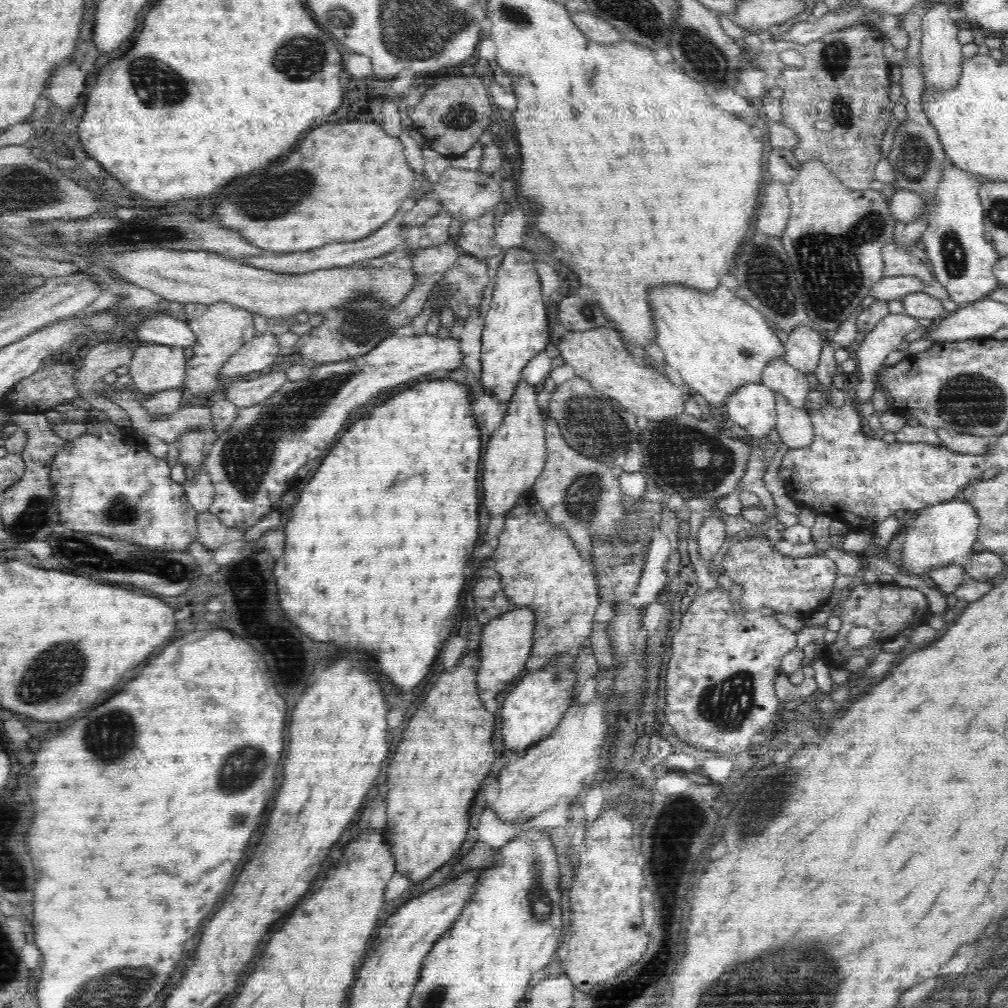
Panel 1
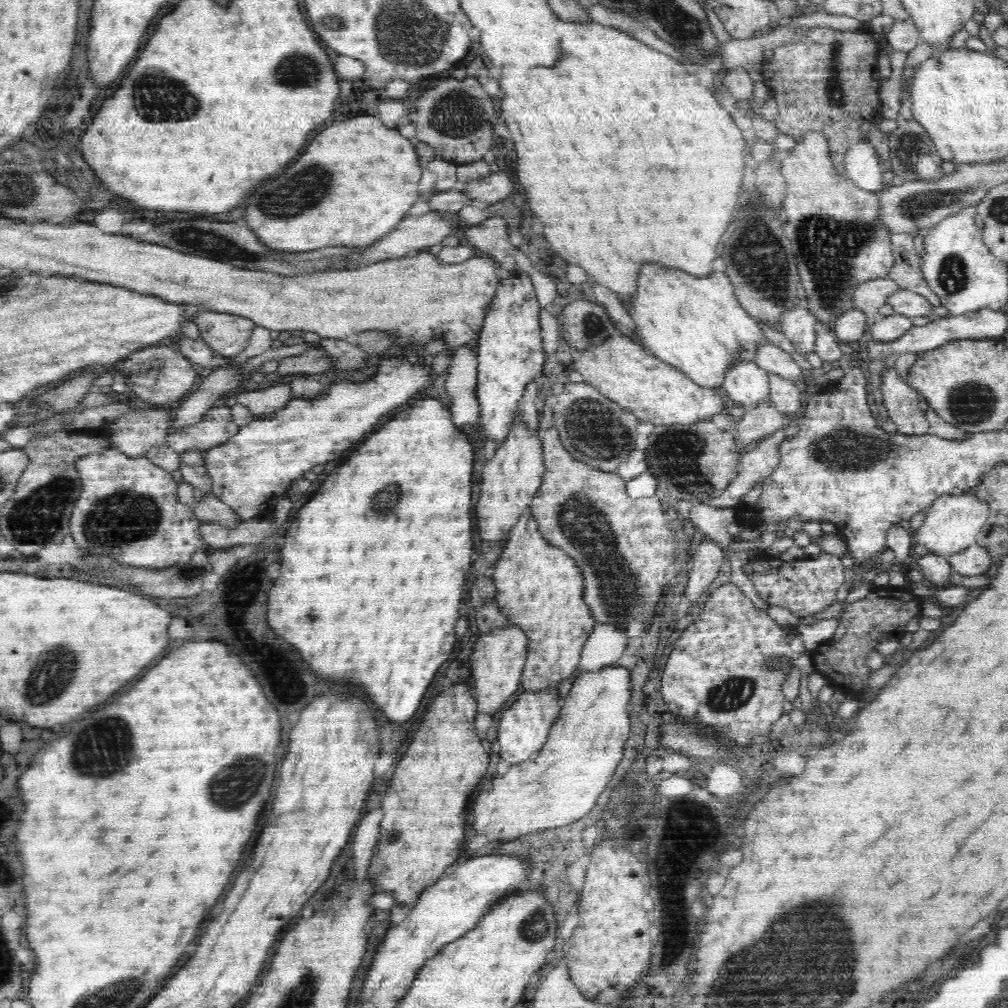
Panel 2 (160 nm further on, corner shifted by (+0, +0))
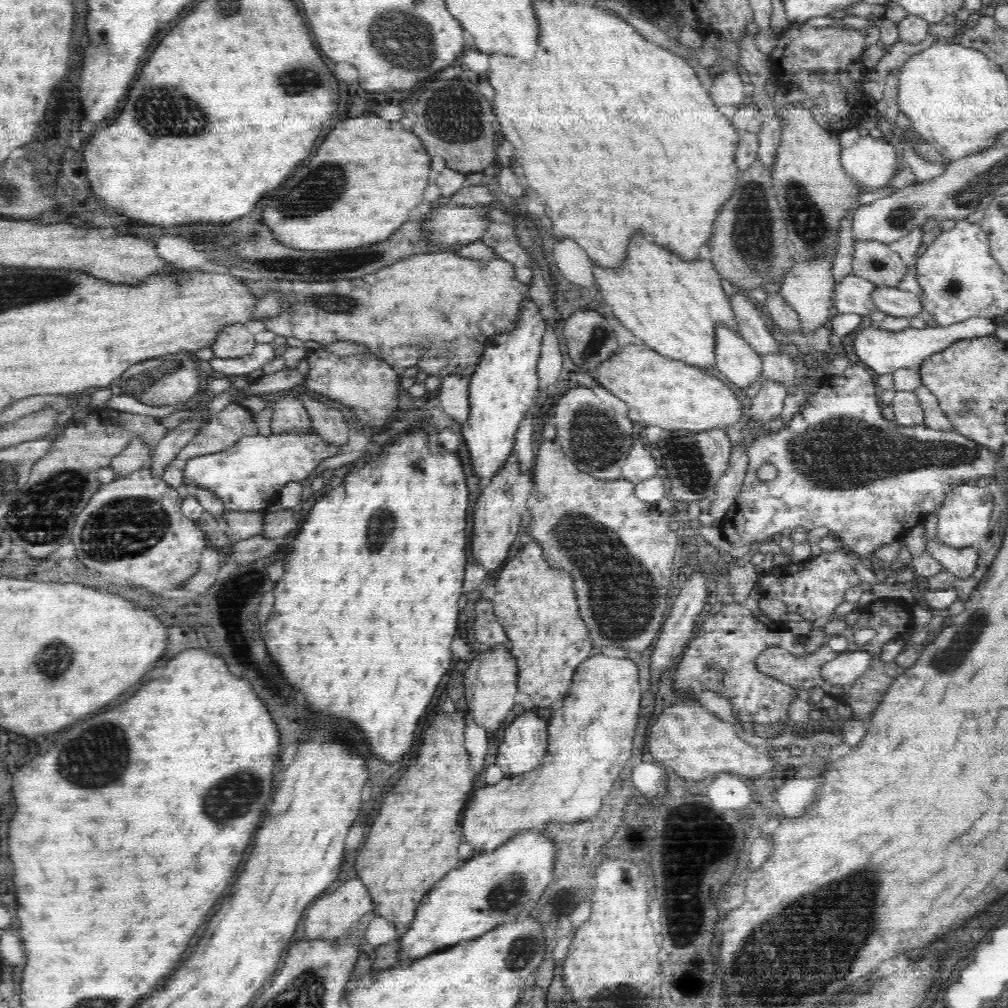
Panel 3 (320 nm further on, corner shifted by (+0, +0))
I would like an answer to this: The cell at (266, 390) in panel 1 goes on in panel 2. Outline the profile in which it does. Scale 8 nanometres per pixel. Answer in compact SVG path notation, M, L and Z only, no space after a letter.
M283 381L265 389L236 394L237 402L246 406L255 417L272 415L274 411L281 410L293 397L291 386Z

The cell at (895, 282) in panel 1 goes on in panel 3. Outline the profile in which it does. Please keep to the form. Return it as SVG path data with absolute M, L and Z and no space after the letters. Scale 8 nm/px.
M852 273L846 275L833 286L831 299L834 300L834 313L870 315L875 310L871 294L876 287L873 282Z

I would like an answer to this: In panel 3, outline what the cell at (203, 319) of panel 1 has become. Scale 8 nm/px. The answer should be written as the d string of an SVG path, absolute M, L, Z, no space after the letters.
M233 323L216 334L212 350L218 358L239 358L251 354L256 343L255 336L243 323Z

